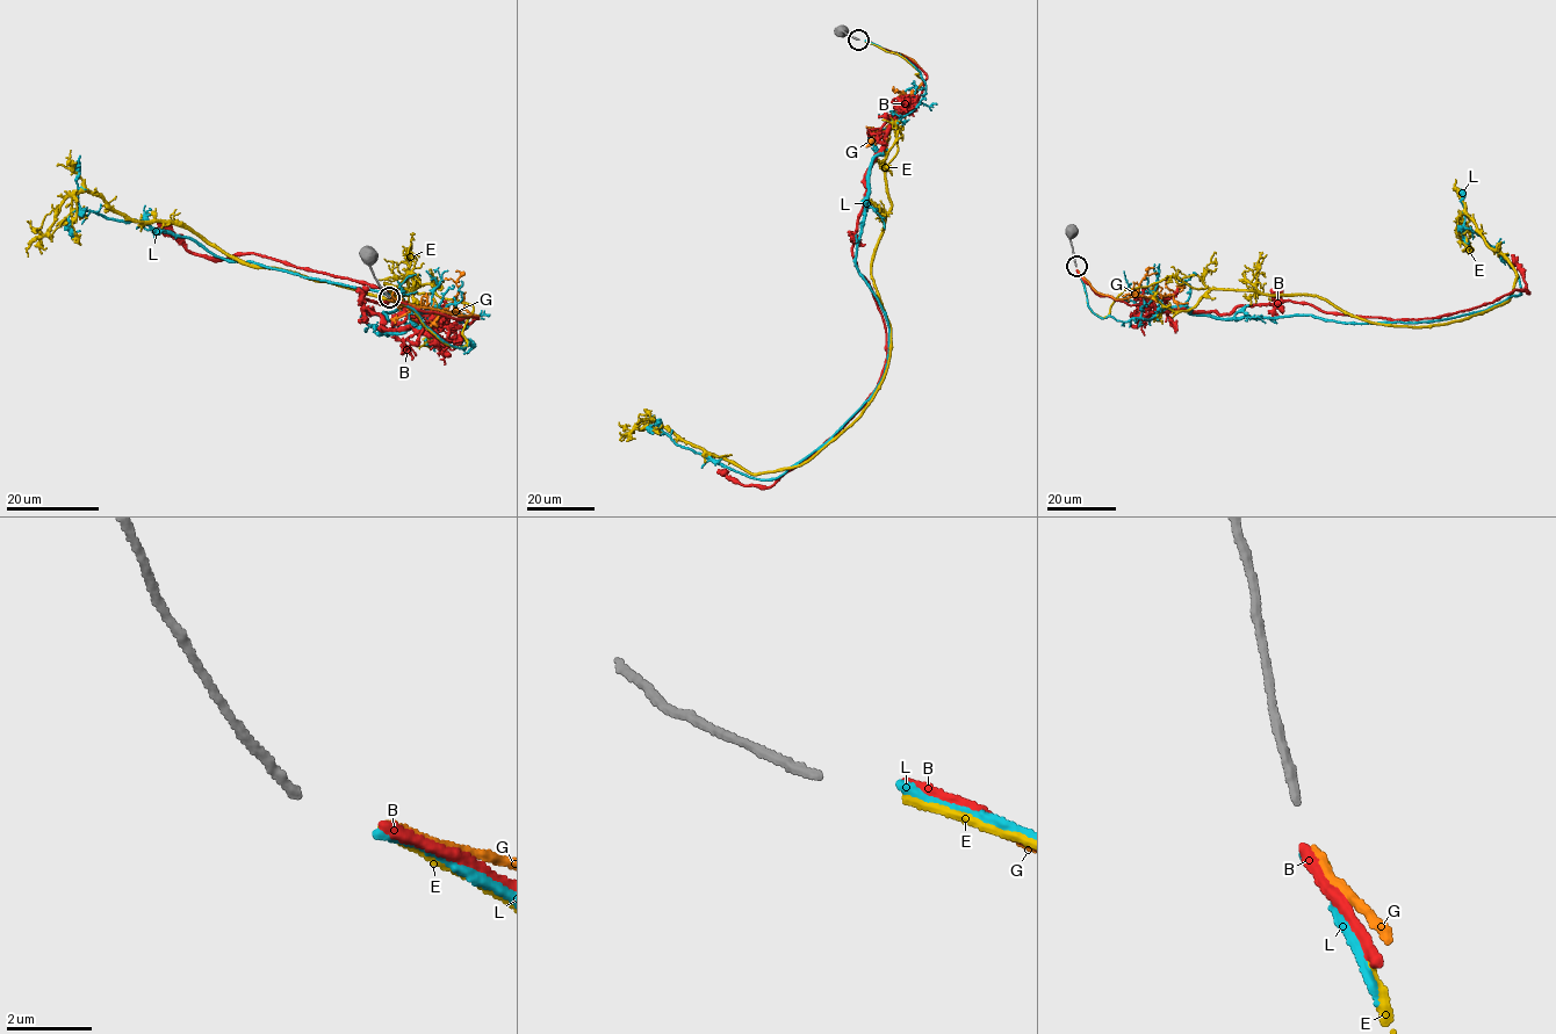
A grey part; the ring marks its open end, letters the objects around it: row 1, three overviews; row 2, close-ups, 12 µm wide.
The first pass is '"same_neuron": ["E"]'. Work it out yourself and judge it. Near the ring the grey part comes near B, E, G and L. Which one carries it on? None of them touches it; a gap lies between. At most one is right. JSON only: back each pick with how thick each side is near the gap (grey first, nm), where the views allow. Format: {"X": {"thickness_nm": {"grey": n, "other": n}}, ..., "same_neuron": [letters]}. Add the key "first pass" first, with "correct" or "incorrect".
{"first pass": "correct", "E": {"thickness_nm": {"grey": 240, "other": 220}}, "same_neuron": ["E"]}

